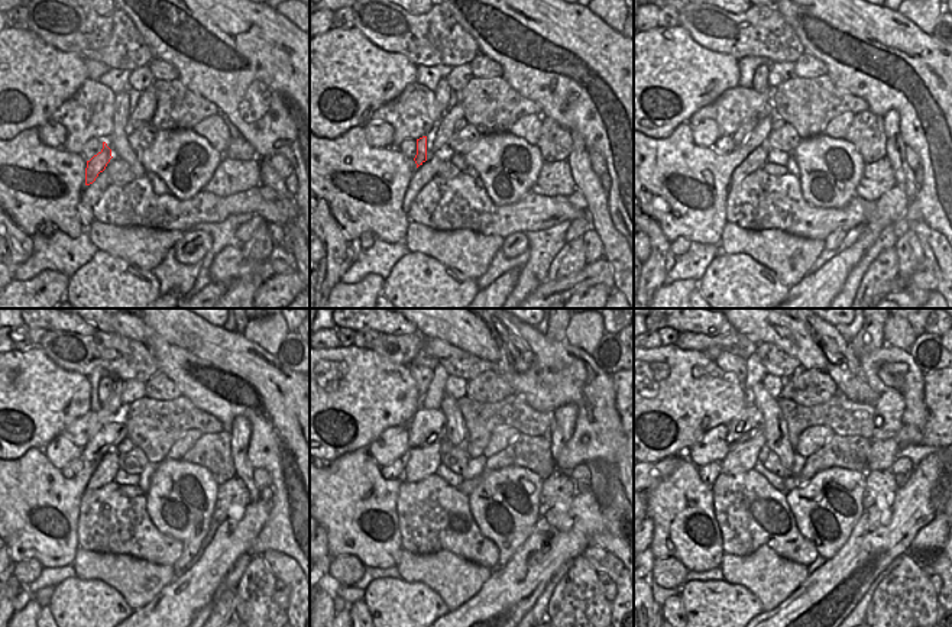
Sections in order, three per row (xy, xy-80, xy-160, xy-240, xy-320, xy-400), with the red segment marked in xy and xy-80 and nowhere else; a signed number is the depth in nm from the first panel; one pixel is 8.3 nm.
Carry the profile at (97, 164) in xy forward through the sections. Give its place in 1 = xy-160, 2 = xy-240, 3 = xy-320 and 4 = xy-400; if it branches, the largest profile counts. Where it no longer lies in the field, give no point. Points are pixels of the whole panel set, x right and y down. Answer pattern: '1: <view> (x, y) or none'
1: xy-160 (744, 131)
2: xy-240 (109, 436)
3: xy-320 (426, 426)
4: xy-400 (750, 422)

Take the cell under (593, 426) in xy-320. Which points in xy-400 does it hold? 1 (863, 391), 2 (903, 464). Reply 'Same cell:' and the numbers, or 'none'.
Same cell: none

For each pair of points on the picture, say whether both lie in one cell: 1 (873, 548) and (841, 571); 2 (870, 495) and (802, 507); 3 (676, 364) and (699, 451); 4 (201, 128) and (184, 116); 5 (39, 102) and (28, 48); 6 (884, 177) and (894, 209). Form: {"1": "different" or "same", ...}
{"1": "same", "2": "different", "3": "different", "4": "different", "5": "same", "6": "different"}

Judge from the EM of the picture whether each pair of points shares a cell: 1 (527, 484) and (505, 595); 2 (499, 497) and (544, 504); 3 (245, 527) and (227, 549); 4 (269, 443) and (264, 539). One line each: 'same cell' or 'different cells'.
1: different cells
2: different cells
3: same cell
4: same cell

